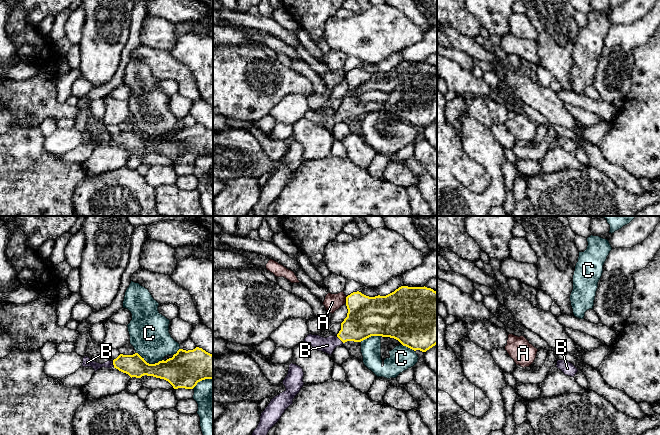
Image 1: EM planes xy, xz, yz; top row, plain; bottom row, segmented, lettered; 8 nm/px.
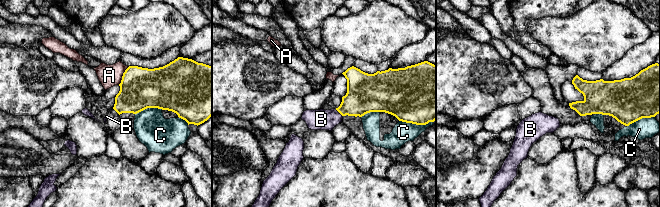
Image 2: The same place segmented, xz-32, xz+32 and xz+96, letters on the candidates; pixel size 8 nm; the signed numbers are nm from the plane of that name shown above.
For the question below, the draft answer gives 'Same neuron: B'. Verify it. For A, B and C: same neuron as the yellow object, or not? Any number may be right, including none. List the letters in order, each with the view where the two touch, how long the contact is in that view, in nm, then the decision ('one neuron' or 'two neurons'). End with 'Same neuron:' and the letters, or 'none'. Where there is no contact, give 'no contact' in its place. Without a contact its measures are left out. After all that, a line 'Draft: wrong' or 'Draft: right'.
A: xz | 70 nm | two neurons
B: xz | 80 nm | one neuron
C: xy | 190 nm | two neurons
Same neuron: B
Draft: right

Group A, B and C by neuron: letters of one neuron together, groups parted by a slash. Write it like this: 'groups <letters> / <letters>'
groups A / B / C

